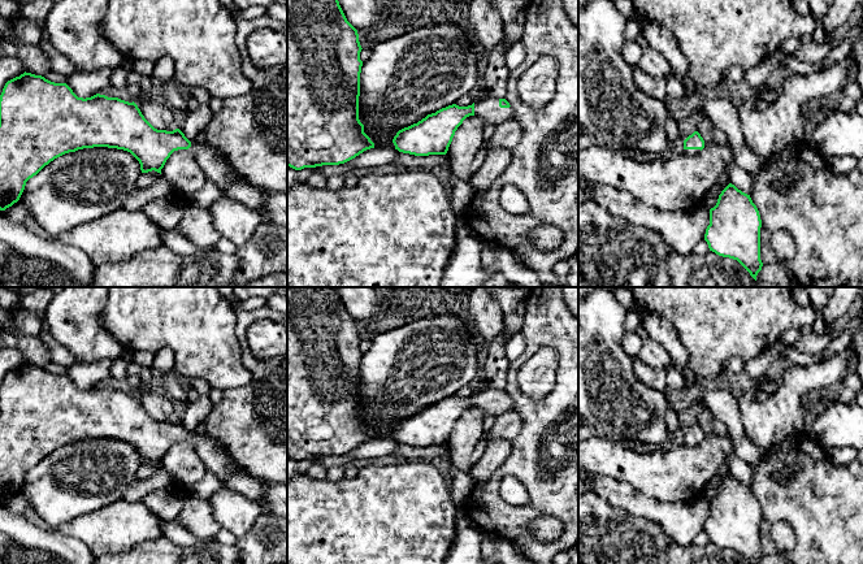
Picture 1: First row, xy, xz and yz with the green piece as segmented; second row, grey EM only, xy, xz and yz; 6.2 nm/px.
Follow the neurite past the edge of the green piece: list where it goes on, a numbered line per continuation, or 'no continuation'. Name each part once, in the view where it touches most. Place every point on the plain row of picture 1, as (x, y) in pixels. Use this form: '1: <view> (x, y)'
1: xz (488, 400)

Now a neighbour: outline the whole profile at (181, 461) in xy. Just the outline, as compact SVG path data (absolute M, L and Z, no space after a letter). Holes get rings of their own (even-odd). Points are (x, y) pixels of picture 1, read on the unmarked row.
M188 441L174 442L161 460L161 467L174 478L170 489L183 494L207 472L207 467Z

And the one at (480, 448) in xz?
M481 439L478 441L478 443L476 444L473 452L472 452L472 463L470 465L474 467L477 464L477 461L482 457L483 452L486 451L486 447L487 447L487 441L485 439Z

